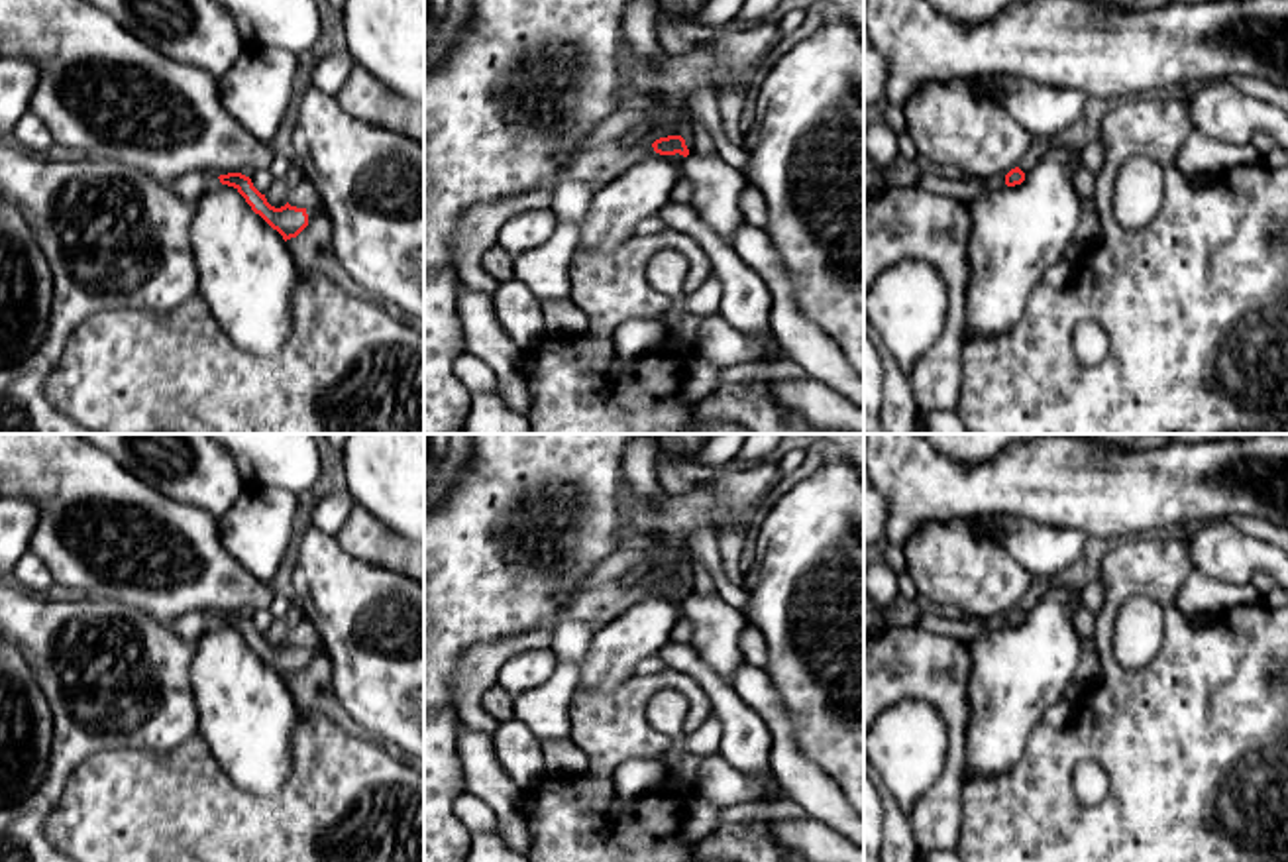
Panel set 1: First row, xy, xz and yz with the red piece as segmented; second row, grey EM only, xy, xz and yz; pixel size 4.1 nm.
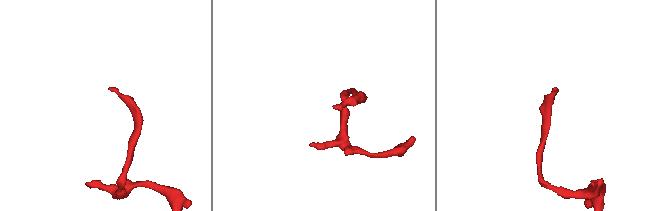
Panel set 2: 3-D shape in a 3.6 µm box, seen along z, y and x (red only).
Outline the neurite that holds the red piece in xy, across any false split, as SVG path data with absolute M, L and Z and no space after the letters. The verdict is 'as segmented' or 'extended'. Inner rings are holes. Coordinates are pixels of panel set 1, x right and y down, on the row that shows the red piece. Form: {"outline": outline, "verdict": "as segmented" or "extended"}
{"outline": "M228 173L218 177L222 185L234 187L255 214L259 214L283 240L296 238L308 226L306 208L291 206L289 202L275 208L267 202L249 177L242 173Z", "verdict": "as segmented"}

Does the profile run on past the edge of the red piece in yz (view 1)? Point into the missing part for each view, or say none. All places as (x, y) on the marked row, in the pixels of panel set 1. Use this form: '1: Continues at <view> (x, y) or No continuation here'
1: No continuation here

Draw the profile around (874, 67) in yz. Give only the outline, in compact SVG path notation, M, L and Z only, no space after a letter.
M864 22L864 106L886 102L887 65L870 43Z

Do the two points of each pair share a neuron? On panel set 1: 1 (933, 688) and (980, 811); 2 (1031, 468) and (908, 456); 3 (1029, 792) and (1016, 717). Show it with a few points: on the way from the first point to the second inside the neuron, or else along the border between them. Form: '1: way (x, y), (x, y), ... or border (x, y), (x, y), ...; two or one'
1: border (966, 778), (961, 823); two
2: way (1000, 480), (939, 480); one
3: border (1041, 719), (1023, 754), (1006, 772), (982, 776); two

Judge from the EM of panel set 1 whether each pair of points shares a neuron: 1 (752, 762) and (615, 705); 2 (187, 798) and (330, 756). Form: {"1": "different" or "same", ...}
{"1": "different", "2": "same"}

